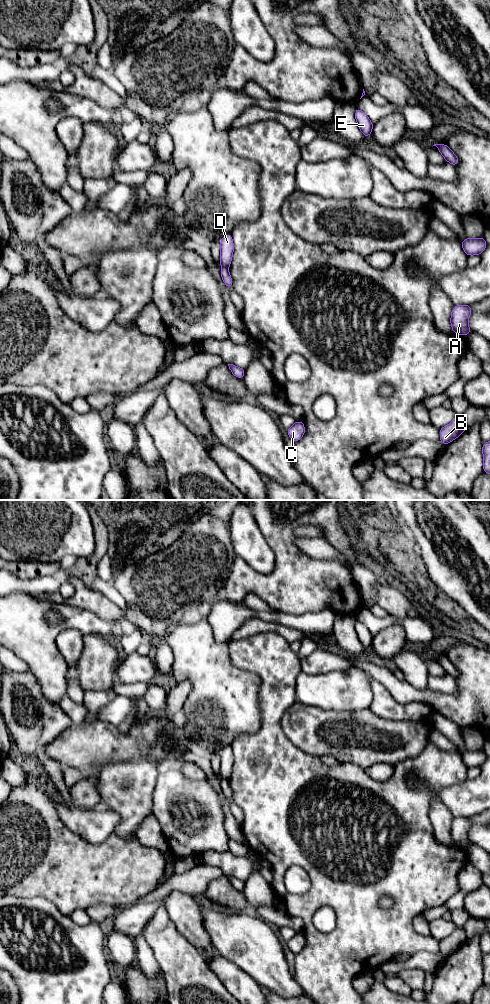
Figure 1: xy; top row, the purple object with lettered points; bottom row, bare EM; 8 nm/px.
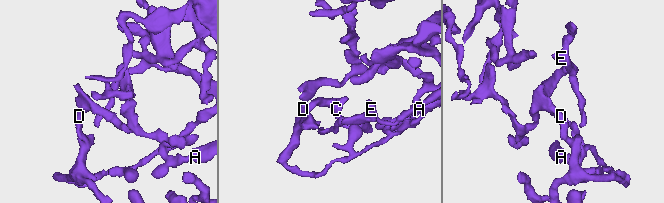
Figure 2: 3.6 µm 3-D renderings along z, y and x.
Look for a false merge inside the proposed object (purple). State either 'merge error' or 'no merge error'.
merge error

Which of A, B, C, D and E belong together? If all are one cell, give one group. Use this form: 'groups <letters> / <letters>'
groups A B C E / D

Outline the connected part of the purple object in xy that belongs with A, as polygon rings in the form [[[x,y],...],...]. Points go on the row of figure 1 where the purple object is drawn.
[[[454,305],[450,319],[453,332],[461,336],[472,333],[468,325],[471,312],[472,308],[470,305]]]

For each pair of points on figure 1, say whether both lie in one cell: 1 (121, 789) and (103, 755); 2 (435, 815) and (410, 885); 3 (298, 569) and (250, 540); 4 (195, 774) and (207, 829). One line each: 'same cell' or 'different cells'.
1: different cells
2: different cells
3: different cells
4: different cells

